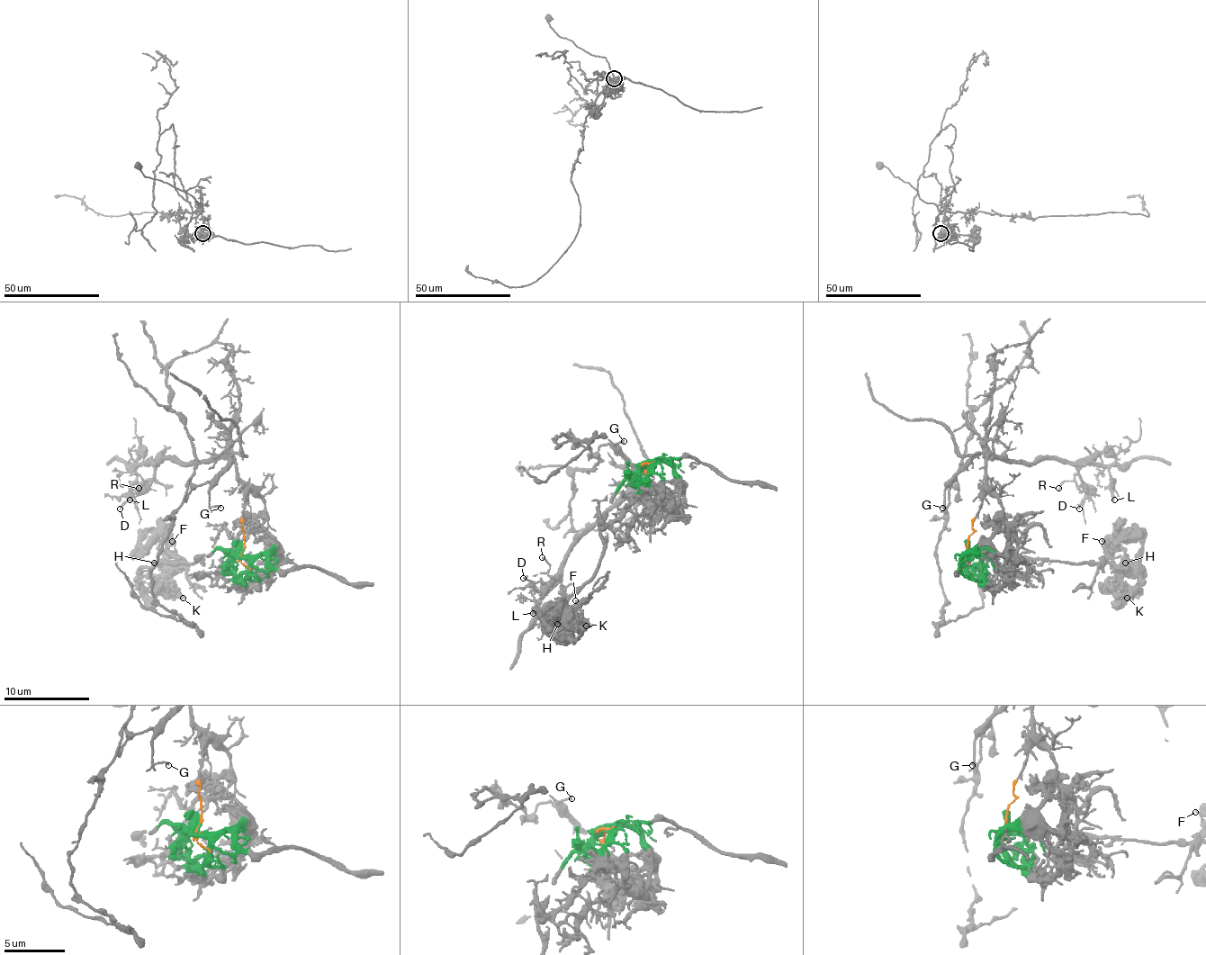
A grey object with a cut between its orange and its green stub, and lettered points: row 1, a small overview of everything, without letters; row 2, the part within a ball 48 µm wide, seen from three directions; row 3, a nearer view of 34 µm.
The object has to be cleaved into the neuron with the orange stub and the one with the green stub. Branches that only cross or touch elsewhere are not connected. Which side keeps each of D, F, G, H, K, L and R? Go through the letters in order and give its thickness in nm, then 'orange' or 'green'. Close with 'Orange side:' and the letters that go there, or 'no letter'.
D: calibre 180 nm; orange
F: calibre 140 nm; green
G: calibre 160 nm; orange
H: calibre 220 nm; green
K: calibre 480 nm; green
L: calibre 240 nm; orange
R: calibre 140 nm; orange
Orange side: D, G, L, R

